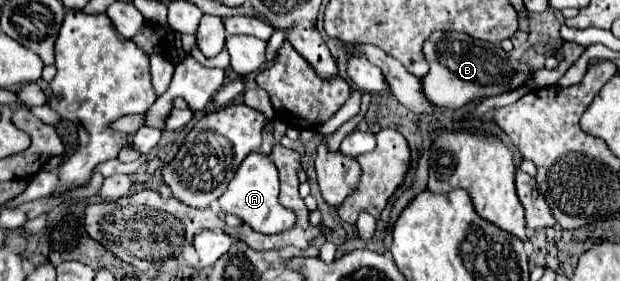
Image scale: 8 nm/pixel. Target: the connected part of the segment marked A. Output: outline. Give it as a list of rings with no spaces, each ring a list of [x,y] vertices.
[[[251,152],[241,162],[239,170],[235,172],[233,180],[229,182],[227,192],[219,198],[219,206],[223,208],[223,212],[239,216],[243,222],[253,226],[253,230],[257,230],[261,234],[279,234],[279,232],[293,228],[297,222],[297,216],[293,210],[281,206],[277,196],[279,196],[279,178],[277,178],[277,168],[275,168],[273,160],[265,154]]]

